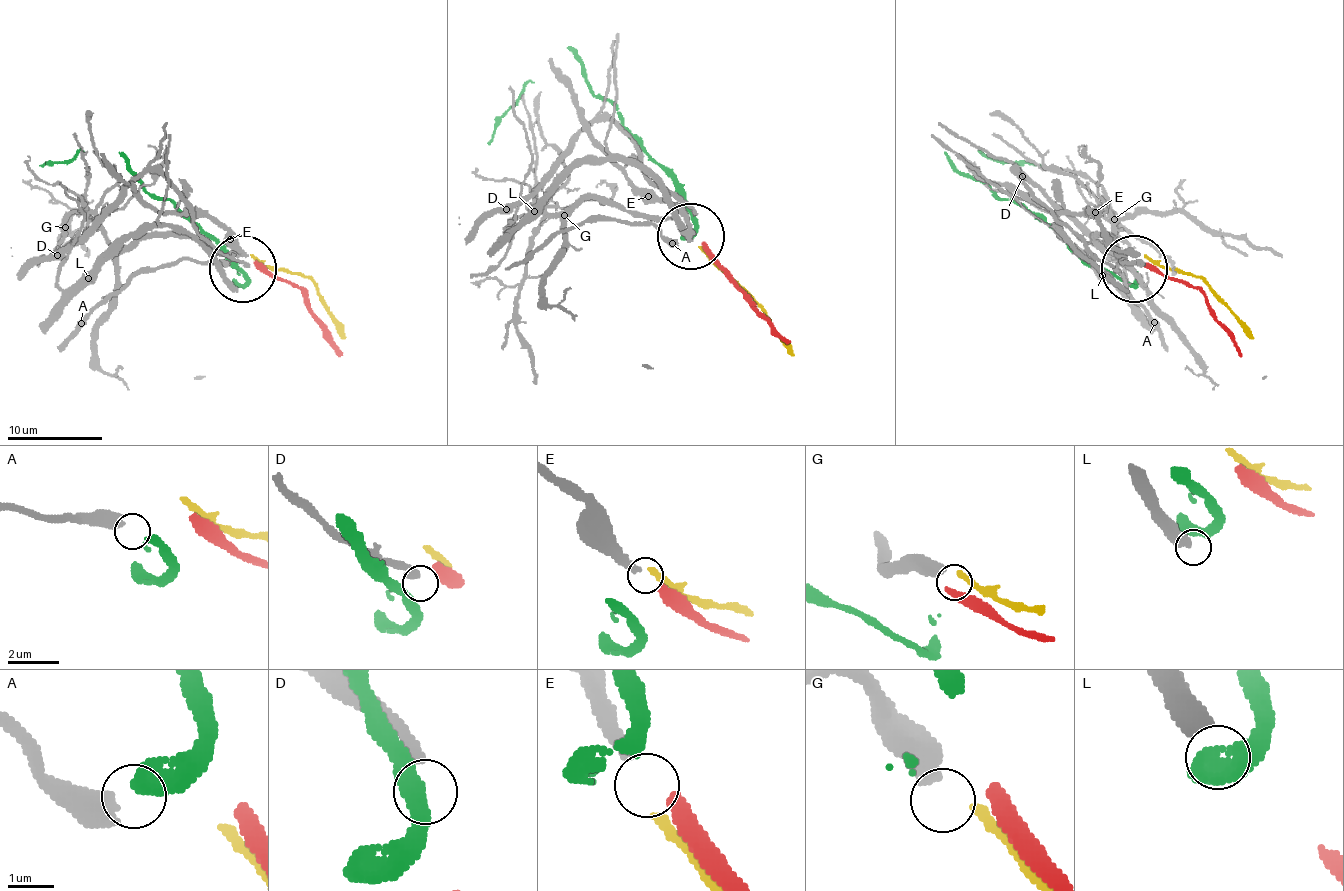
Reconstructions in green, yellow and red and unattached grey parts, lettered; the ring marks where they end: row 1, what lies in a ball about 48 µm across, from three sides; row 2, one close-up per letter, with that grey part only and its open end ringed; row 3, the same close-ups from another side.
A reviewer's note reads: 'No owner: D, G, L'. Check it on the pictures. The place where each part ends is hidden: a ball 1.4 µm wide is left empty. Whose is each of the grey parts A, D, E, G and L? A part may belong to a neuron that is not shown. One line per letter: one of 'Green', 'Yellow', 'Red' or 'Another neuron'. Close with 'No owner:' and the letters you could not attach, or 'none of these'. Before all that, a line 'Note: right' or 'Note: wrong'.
Note: right
A: Green
D: Another neuron
E: Red
G: Another neuron
L: Another neuron
No owner: D, G, L

